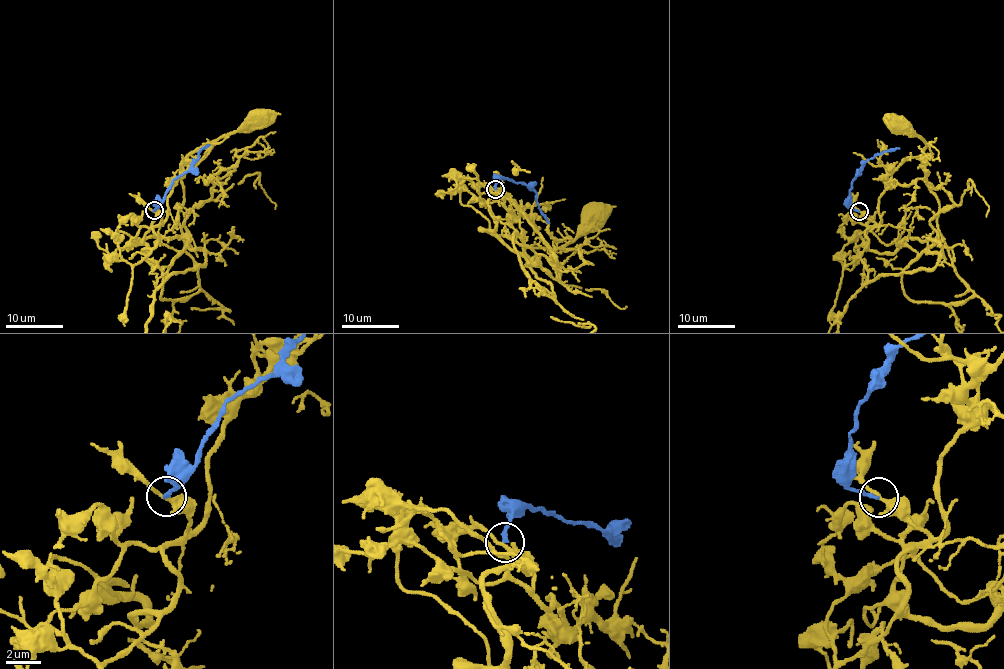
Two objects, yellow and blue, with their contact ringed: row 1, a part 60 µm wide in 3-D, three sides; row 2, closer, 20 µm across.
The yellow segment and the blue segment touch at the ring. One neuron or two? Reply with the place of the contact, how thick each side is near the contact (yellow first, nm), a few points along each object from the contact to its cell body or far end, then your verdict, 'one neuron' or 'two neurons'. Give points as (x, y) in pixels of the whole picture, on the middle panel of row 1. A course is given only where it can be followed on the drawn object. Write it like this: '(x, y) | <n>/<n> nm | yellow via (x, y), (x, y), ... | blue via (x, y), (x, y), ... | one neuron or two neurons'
(495, 189) | 200/200 nm | yellow via (495, 189), (538, 256), (515, 233), (520, 267), (556, 301), (524, 250), (557, 249), (598, 211) | blue via (495, 189), (501, 178), (524, 182), (536, 193), (539, 209), (548, 223) | two neurons

